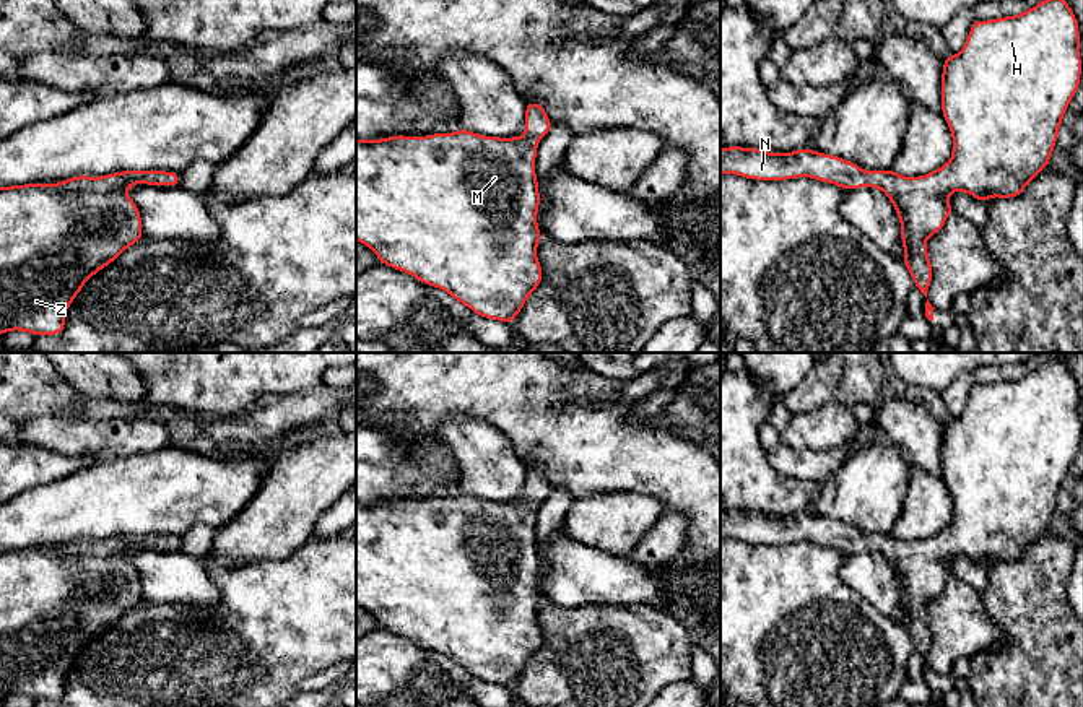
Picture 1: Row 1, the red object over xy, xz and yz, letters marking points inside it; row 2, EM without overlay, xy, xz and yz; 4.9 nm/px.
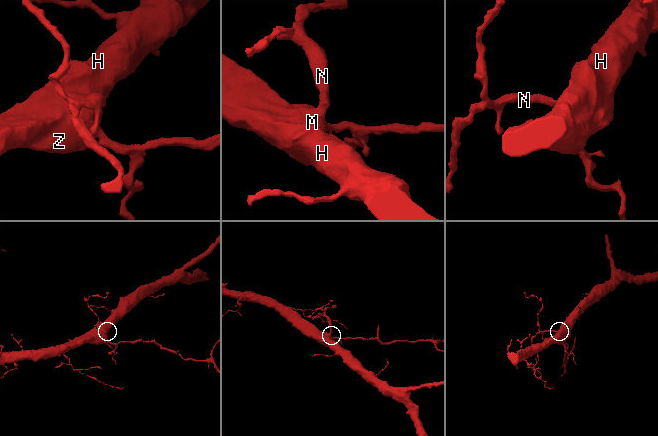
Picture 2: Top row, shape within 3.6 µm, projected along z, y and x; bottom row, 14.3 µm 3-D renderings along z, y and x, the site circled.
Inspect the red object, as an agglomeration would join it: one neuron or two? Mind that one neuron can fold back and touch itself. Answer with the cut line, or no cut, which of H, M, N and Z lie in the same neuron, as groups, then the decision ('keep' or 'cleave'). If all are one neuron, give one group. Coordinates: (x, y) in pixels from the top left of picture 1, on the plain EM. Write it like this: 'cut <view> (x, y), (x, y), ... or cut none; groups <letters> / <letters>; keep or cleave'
cut none; groups H M N Z; keep

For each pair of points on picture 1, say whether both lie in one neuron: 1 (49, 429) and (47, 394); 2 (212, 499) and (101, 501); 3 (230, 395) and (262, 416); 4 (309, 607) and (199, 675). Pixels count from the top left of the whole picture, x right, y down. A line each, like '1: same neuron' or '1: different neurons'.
1: different neurons
2: same neuron
3: different neurons
4: same neuron

